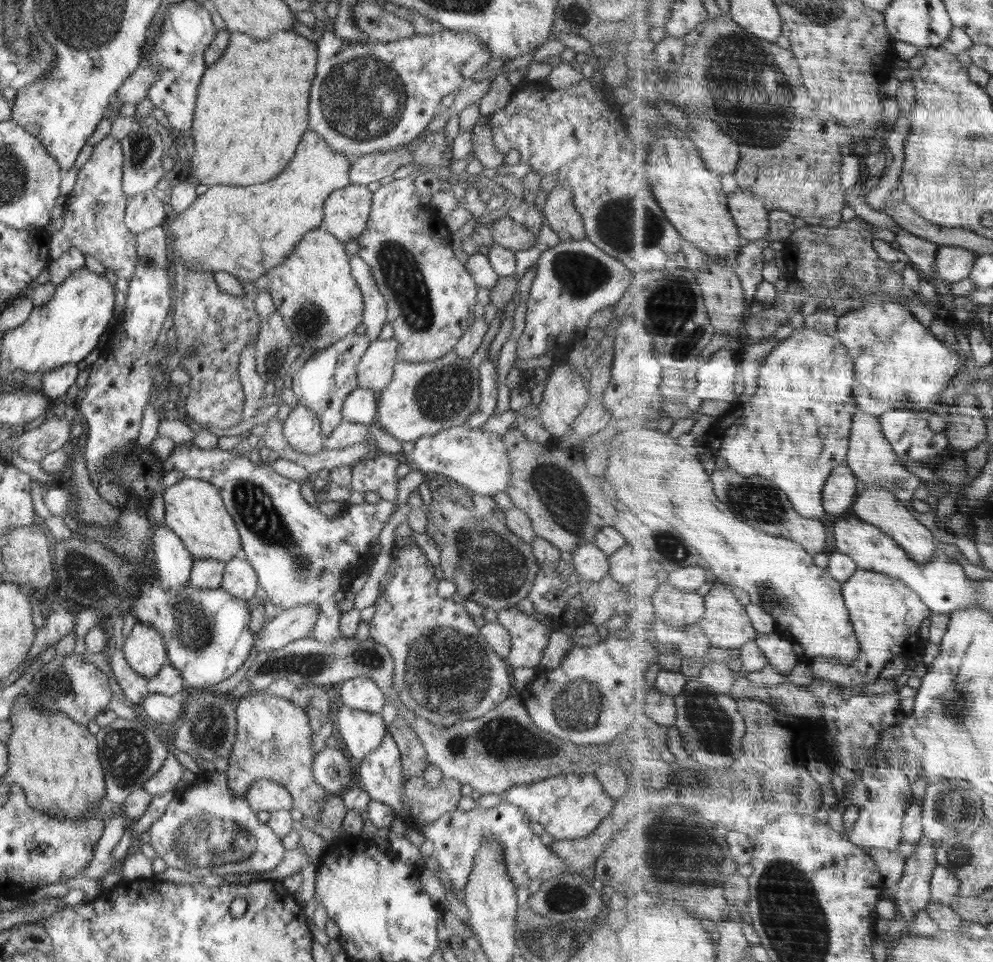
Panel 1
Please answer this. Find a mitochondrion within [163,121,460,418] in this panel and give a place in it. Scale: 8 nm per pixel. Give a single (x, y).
(404, 279)

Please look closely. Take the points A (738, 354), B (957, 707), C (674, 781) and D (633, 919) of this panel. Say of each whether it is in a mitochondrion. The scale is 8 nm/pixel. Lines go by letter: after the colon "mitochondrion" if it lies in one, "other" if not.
A: other
B: mitochondrion
C: other
D: other

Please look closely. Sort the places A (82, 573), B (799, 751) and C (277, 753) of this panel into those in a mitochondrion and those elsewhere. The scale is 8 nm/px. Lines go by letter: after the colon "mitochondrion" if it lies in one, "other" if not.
A: mitochondrion
B: other
C: mitochondrion

